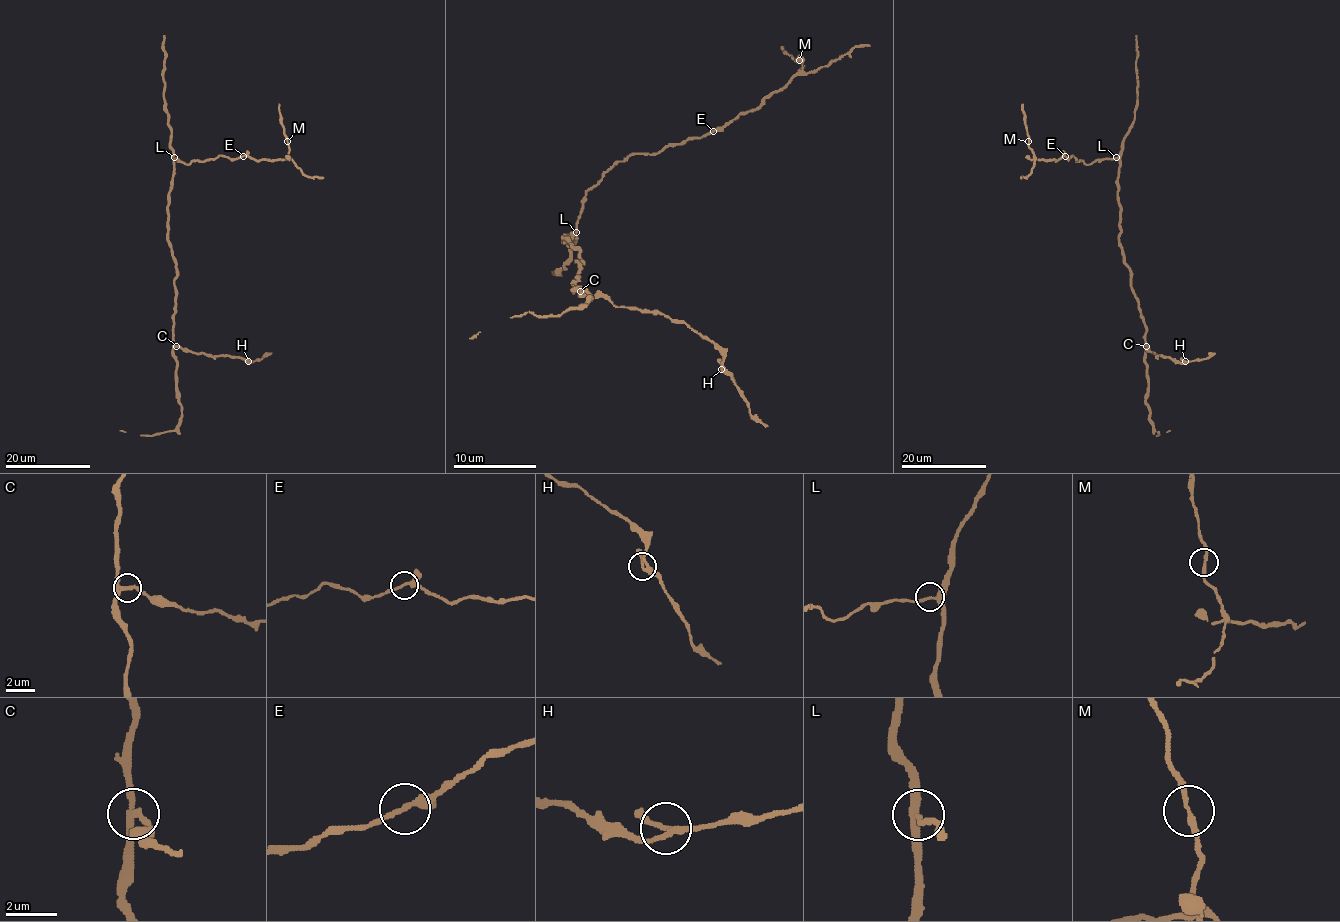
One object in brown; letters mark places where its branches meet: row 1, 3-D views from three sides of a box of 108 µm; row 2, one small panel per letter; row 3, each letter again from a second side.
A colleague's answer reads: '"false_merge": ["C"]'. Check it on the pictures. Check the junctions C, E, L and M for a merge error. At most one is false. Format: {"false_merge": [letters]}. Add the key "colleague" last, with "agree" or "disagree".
{"false_merge": ["C"], "colleague": "agree"}

